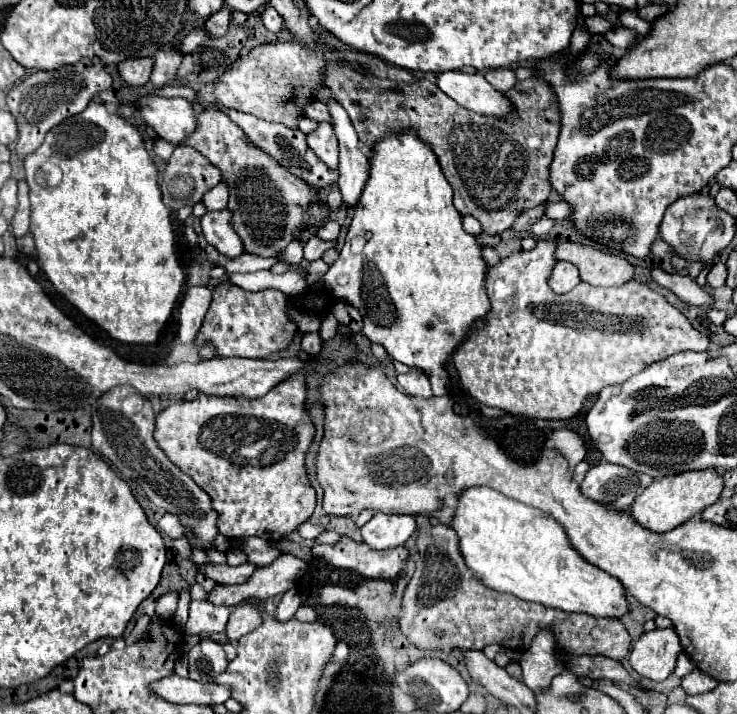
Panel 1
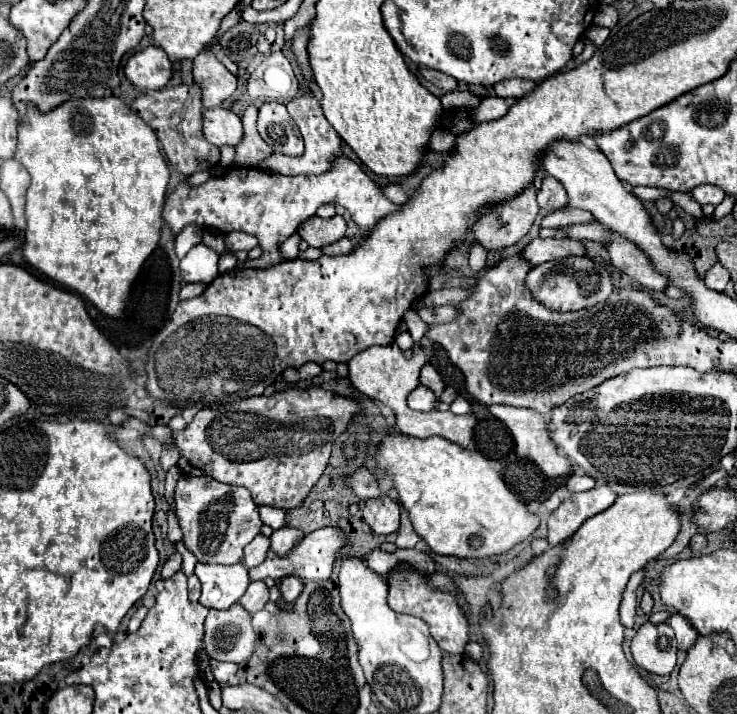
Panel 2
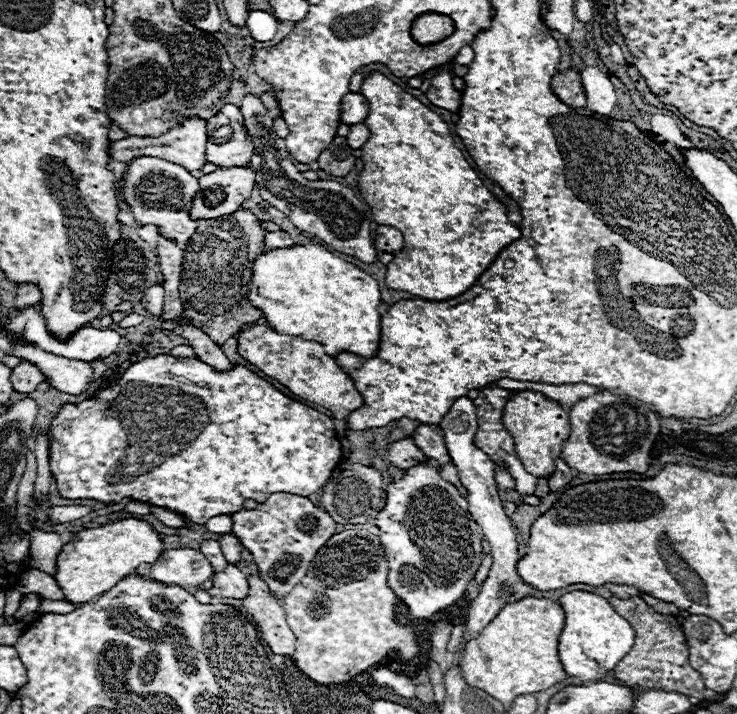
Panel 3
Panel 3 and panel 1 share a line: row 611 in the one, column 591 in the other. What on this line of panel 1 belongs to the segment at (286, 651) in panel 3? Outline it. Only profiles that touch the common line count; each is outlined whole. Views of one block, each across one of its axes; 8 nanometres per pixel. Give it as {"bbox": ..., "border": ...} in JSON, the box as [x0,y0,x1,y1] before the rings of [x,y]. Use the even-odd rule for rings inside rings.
{"bbox":[556,242,634,286],"border":[[[562,242],[558,244],[556,256],[558,260],[566,260],[578,266],[582,282],[594,286],[620,286],[634,276],[634,266],[624,256],[602,252],[592,246]]]}

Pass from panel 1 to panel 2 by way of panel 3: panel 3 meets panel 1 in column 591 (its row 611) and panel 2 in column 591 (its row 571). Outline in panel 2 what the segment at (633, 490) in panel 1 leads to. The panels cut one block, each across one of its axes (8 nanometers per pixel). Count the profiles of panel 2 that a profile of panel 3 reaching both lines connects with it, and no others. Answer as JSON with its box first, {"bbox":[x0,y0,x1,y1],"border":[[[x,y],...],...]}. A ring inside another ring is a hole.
{"bbox":[548,486,616,546],"border":[[[596,486],[588,492],[572,494],[548,518],[550,546],[570,538],[584,520],[588,520],[594,514],[606,510],[610,504],[614,504],[614,500],[616,500],[616,494],[608,486]]]}

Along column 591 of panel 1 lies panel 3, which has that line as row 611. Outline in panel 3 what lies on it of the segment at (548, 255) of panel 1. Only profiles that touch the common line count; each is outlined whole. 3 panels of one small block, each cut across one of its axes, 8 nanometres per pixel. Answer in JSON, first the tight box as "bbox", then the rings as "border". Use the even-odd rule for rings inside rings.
{"bbox":[284,530,422,684],"border":[[[344,530],[334,534],[318,550],[304,580],[284,600],[286,620],[296,636],[296,648],[292,654],[294,664],[318,684],[342,684],[378,664],[392,650],[396,650],[404,660],[414,658],[422,648],[416,630],[412,624],[396,622],[394,606],[396,594],[388,586],[388,558],[380,538],[368,530]]]}

